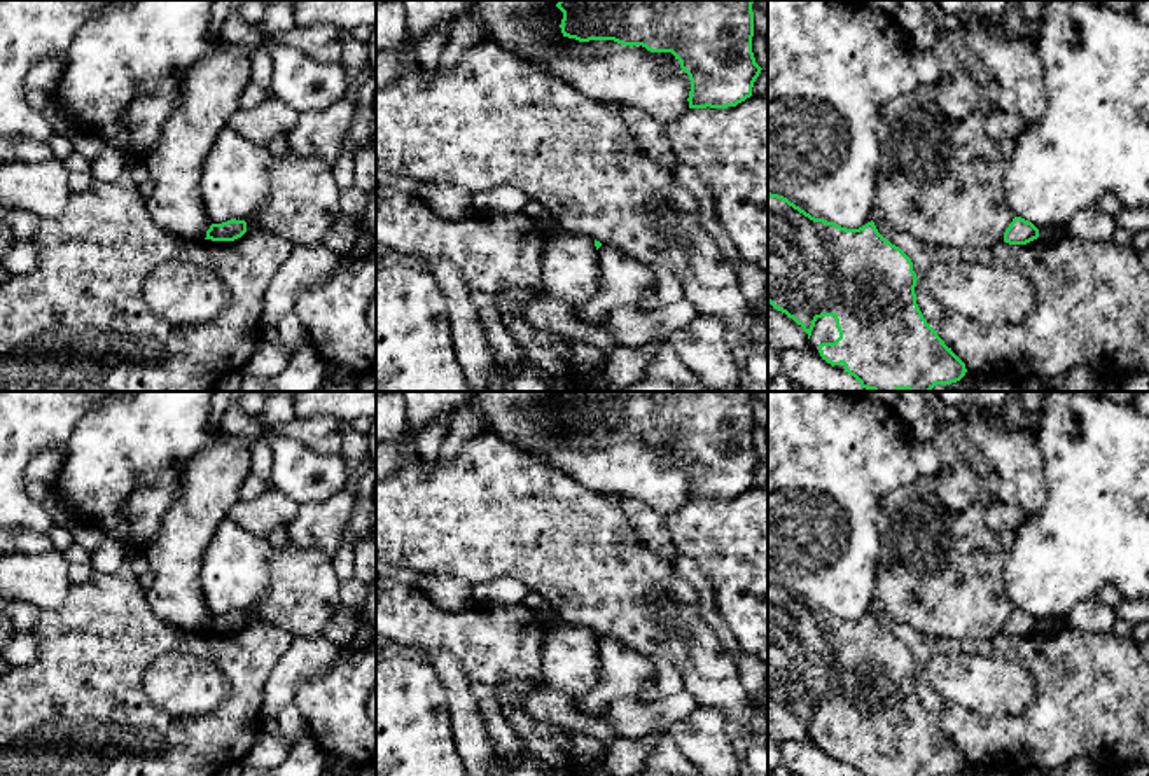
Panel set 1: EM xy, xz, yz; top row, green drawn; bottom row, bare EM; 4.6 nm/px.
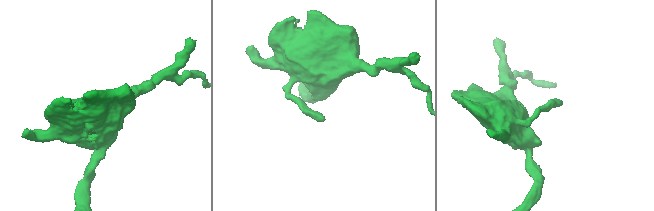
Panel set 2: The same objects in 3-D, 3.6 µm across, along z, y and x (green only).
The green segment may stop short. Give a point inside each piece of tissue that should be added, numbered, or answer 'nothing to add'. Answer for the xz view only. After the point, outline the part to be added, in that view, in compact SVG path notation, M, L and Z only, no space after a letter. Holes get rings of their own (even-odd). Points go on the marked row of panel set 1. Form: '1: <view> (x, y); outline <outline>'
nothing to add

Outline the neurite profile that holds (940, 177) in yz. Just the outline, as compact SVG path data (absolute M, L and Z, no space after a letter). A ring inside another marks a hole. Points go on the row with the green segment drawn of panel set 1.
M946 73L932 86L920 84L913 93L892 98L878 129L880 163L876 178L874 215L923 243L953 252L976 248L979 252L1004 241L1004 232L1014 218L1002 189L1006 157L1000 145L986 135L988 107L979 87L965 77Z

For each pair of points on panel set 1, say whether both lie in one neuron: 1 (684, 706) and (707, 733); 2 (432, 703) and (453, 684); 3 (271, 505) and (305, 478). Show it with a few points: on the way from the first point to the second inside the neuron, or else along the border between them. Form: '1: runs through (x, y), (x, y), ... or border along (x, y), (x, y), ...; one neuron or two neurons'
1: border along (698, 706), (668, 729); two neurons
2: border along (429, 665), (445, 691), (450, 727), (453, 731); two neurons
3: border along (271, 484), (298, 505); two neurons

